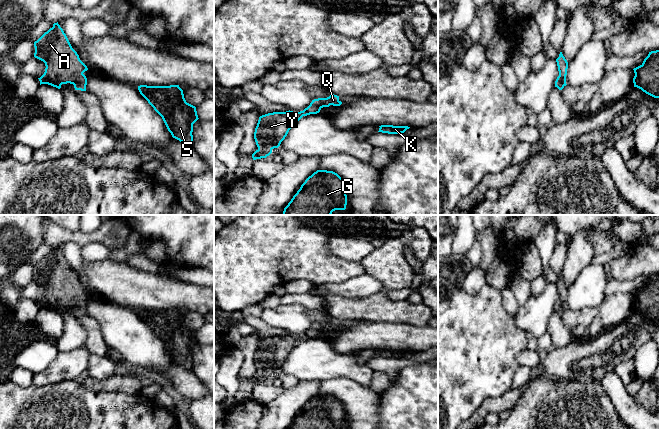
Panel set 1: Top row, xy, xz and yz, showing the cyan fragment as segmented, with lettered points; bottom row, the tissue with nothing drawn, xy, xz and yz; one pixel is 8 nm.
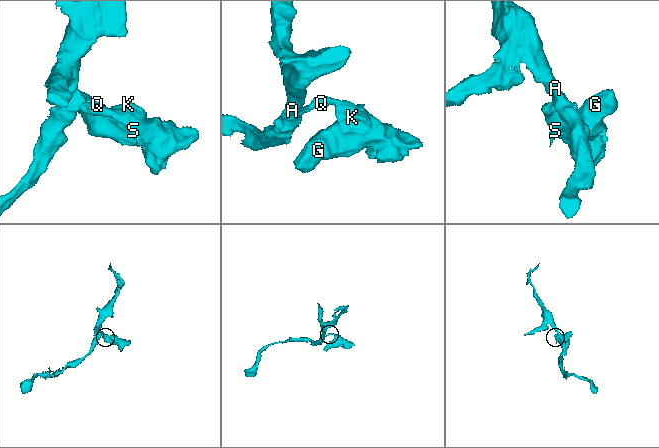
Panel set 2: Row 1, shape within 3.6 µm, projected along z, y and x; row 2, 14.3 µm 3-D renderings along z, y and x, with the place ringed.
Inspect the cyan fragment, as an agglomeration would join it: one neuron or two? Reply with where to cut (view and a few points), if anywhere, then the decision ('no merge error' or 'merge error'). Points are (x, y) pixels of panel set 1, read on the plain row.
no cut; no merge error

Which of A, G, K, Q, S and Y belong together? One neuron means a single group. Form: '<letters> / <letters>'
A G K Q S Y

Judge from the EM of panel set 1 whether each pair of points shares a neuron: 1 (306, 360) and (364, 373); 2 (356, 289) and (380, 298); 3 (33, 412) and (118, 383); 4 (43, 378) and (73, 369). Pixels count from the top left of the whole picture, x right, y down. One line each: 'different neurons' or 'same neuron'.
1: same neuron
2: different neurons
3: different neurons
4: same neuron

